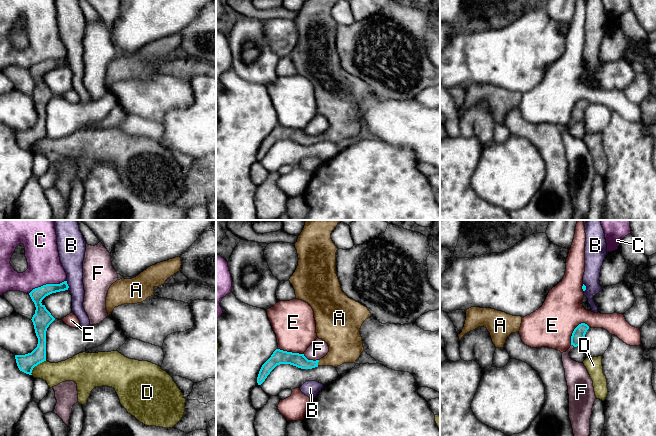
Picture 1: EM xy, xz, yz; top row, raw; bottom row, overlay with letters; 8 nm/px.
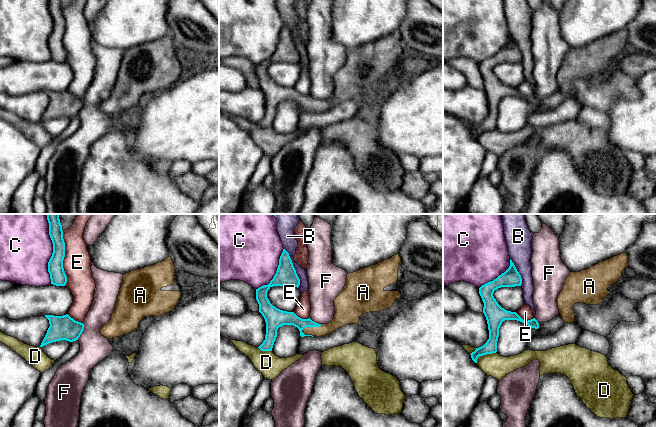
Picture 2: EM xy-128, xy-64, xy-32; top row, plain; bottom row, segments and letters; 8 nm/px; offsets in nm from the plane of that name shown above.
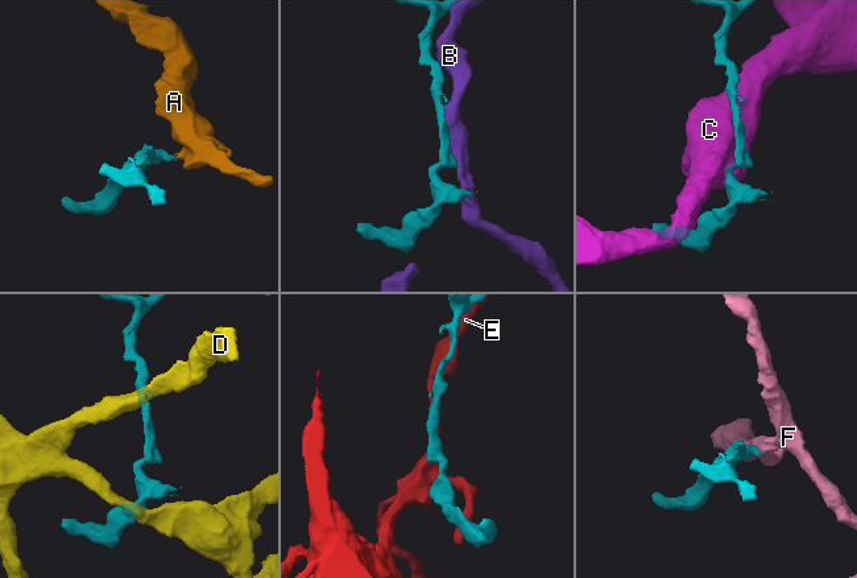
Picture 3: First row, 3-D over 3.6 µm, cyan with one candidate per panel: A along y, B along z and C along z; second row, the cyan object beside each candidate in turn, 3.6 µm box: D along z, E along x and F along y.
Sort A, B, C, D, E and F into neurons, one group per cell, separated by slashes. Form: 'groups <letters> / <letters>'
groups A / B / C / D / E / F

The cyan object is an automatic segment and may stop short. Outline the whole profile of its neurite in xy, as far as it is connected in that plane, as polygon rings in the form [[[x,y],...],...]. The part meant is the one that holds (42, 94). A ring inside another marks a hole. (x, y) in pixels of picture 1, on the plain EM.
[[[64,57],[60,60],[43,61],[33,65],[29,69],[36,83],[35,90],[31,96],[38,114],[38,120],[31,129],[15,131],[16,139],[20,147],[32,151],[33,144],[46,137],[46,107],[55,94],[41,78],[46,72],[52,69],[68,66],[68,64],[67,57]]]

